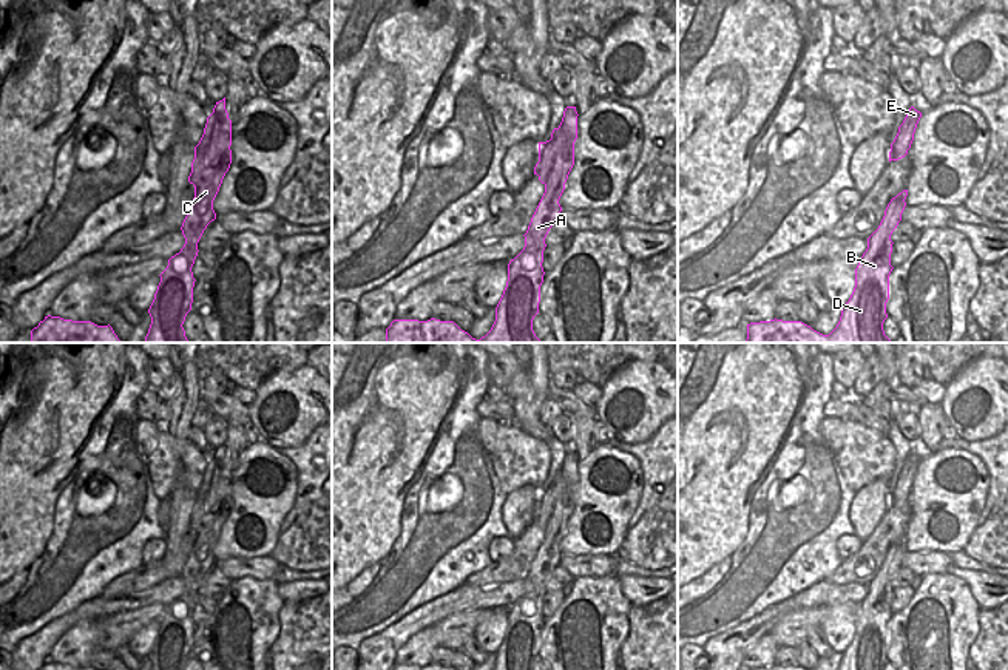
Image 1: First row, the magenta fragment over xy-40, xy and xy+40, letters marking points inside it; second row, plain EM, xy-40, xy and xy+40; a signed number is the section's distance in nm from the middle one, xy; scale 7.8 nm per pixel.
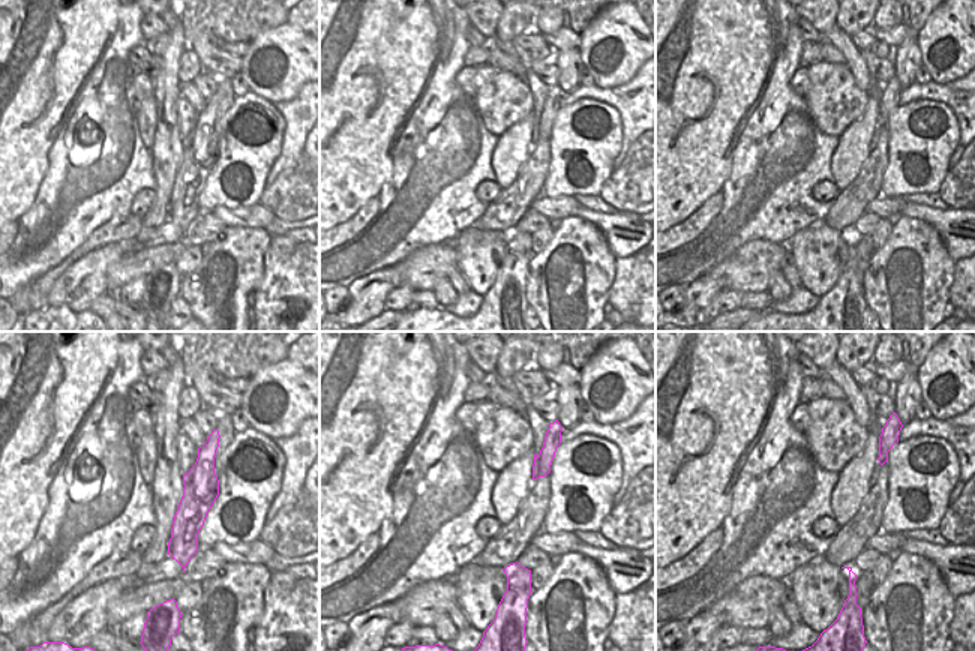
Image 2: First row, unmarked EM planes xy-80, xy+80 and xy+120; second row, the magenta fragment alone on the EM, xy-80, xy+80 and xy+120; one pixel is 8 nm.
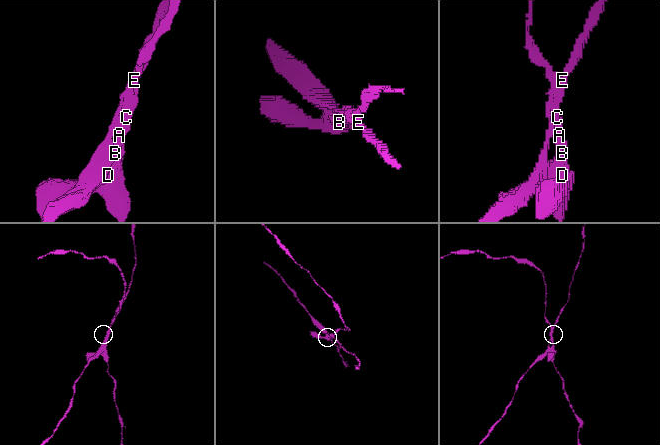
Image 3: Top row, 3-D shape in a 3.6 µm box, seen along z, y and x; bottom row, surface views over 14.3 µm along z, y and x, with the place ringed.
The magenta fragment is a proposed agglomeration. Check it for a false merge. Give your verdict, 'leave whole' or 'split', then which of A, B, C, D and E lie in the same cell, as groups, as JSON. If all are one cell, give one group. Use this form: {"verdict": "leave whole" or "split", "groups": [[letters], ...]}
{"verdict": "split", "groups": [["A", "B", "C", "D"], ["E"]]}

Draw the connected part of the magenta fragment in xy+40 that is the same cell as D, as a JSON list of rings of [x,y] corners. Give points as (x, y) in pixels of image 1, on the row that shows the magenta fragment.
[[[908,190],[891,199],[878,228],[855,269],[855,287],[841,307],[837,327],[823,335],[801,321],[770,320],[747,324],[746,343],[892,343],[883,330],[888,318],[889,275],[892,272],[891,235],[901,221]]]

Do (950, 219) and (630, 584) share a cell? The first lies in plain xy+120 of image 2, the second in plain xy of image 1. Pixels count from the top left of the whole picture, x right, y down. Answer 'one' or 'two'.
one

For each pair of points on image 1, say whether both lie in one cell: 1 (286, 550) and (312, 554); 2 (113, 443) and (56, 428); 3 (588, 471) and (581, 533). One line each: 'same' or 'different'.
1: same
2: different
3: same

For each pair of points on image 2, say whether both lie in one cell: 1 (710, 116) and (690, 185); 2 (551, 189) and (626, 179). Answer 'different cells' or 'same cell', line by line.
1: same cell
2: different cells

